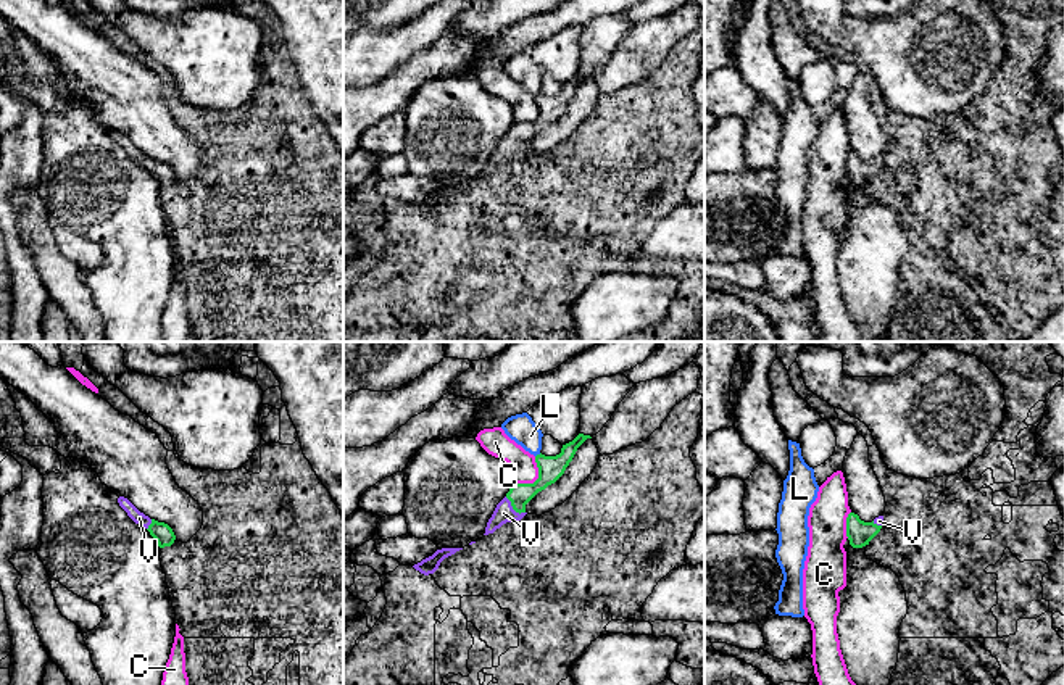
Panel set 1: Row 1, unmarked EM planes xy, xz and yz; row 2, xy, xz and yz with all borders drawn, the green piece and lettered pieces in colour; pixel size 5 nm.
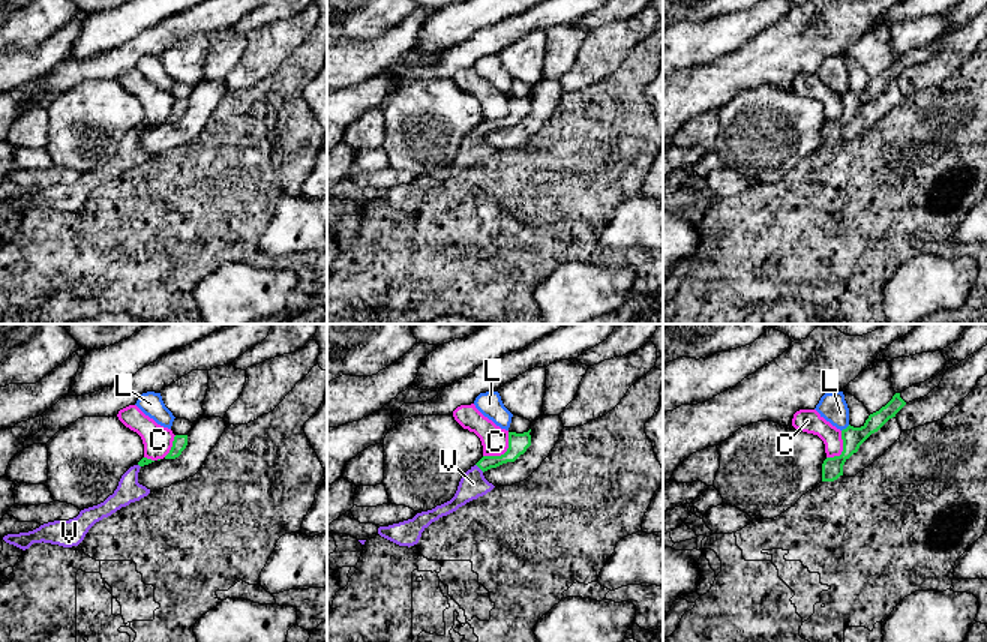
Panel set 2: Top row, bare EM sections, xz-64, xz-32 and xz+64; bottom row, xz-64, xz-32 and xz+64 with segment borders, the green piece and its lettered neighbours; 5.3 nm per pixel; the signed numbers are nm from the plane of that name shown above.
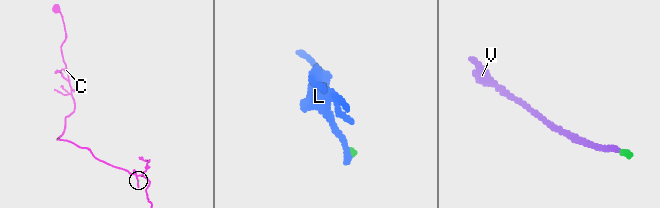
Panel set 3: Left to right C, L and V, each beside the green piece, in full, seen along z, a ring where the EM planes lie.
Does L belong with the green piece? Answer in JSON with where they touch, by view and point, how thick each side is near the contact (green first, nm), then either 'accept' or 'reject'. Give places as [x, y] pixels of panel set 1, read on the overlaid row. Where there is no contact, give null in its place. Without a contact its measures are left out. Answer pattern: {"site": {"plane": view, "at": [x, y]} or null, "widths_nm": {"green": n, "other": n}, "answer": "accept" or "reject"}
{"site": {"plane": "xz", "at": [537, 455]}, "widths_nm": {"green": 130, "other": 140}, "answer": "reject"}

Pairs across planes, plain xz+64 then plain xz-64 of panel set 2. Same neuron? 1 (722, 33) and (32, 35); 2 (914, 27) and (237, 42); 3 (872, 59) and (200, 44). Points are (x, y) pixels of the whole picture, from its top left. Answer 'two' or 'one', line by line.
1: two
2: one
3: one

